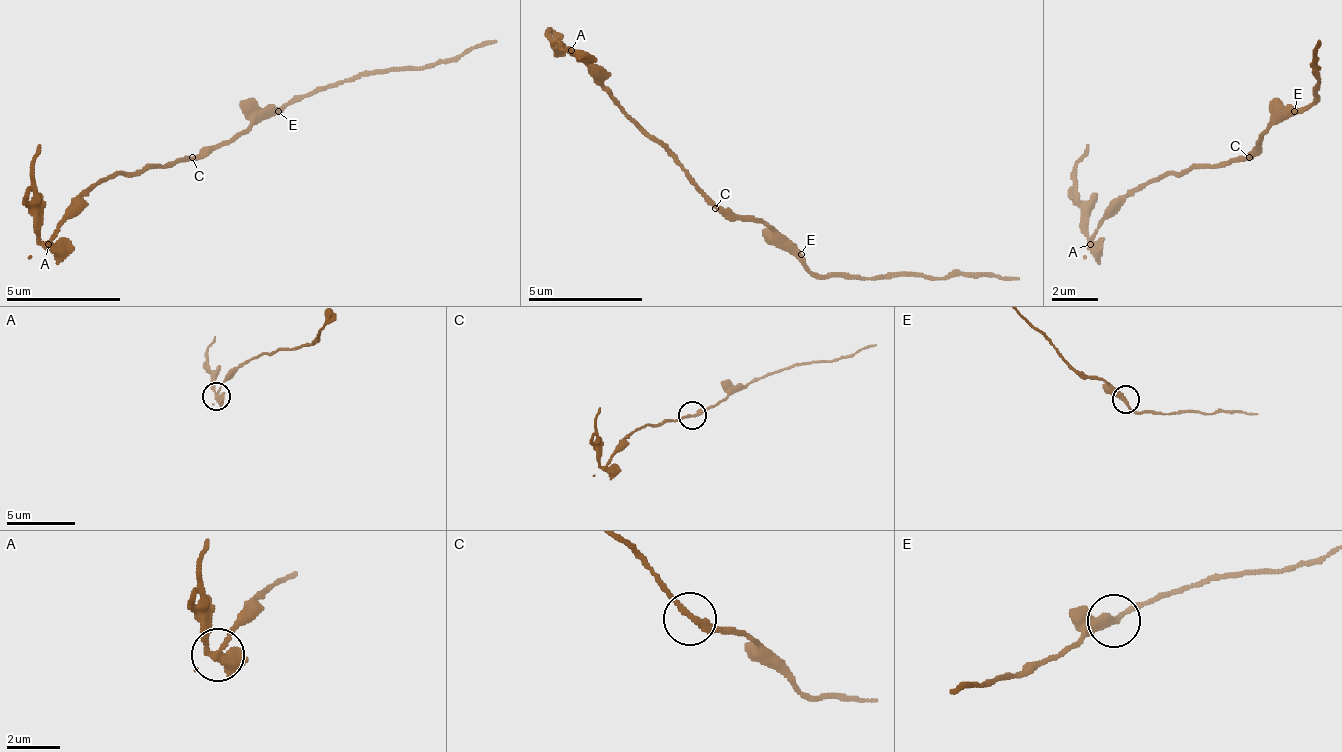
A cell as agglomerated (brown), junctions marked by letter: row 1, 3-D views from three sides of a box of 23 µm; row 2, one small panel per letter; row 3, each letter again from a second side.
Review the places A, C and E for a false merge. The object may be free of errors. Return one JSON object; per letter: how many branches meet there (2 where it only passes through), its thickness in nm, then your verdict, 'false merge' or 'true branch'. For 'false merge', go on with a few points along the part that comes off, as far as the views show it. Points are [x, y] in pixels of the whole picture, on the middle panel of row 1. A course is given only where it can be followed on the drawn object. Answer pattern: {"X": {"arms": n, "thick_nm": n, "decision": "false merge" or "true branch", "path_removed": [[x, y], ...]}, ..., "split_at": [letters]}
{"A": {"arms": 2, "thick_nm": 340, "decision": "false merge", "path_removed": [[572, 48], [555, 37], [561, 48]]}, "C": {"arms": 2, "thick_nm": 240, "decision": "true branch"}, "E": {"arms": 2, "thick_nm": 320, "decision": "true branch"}, "split_at": ["A"]}

